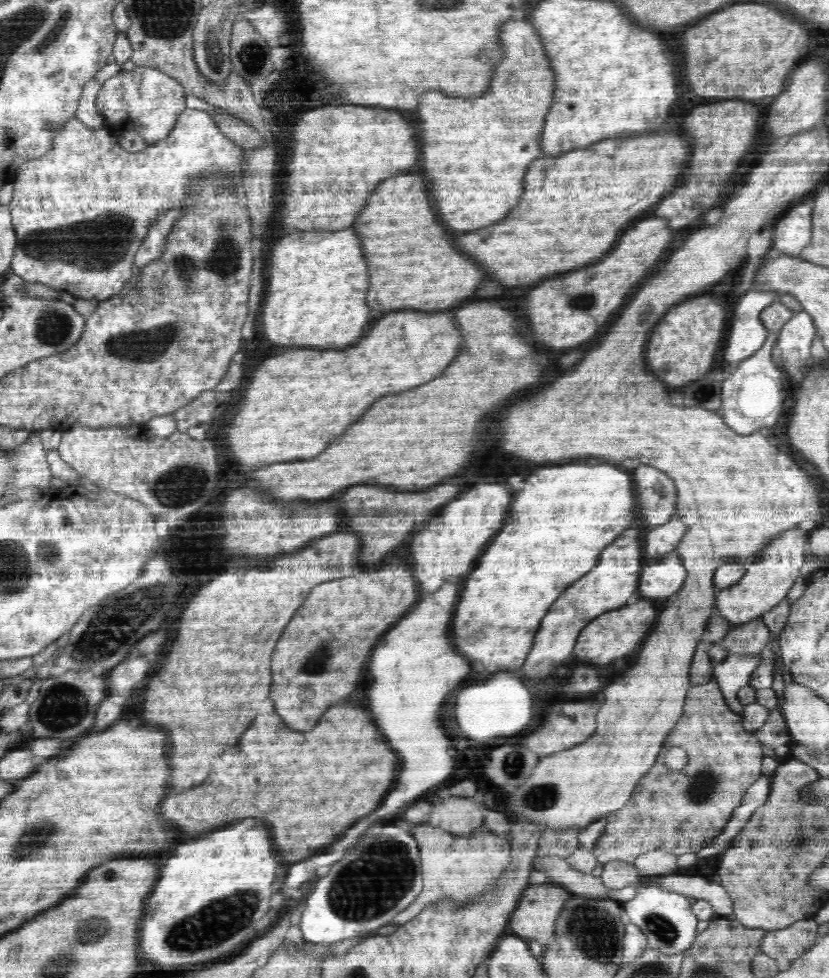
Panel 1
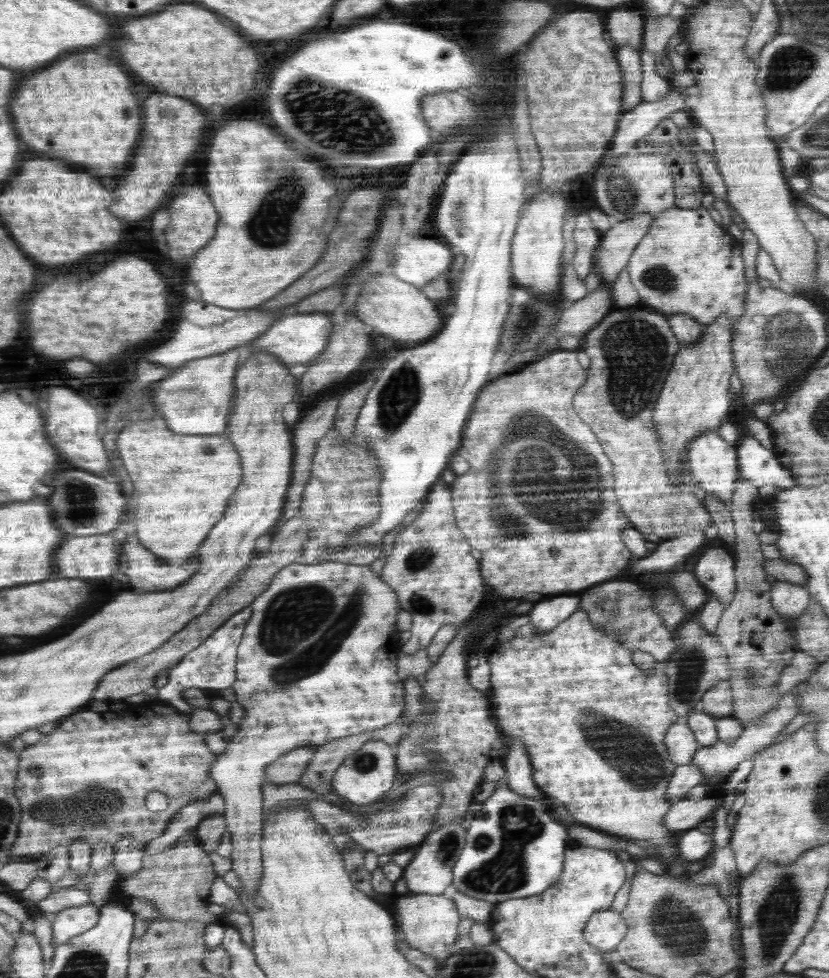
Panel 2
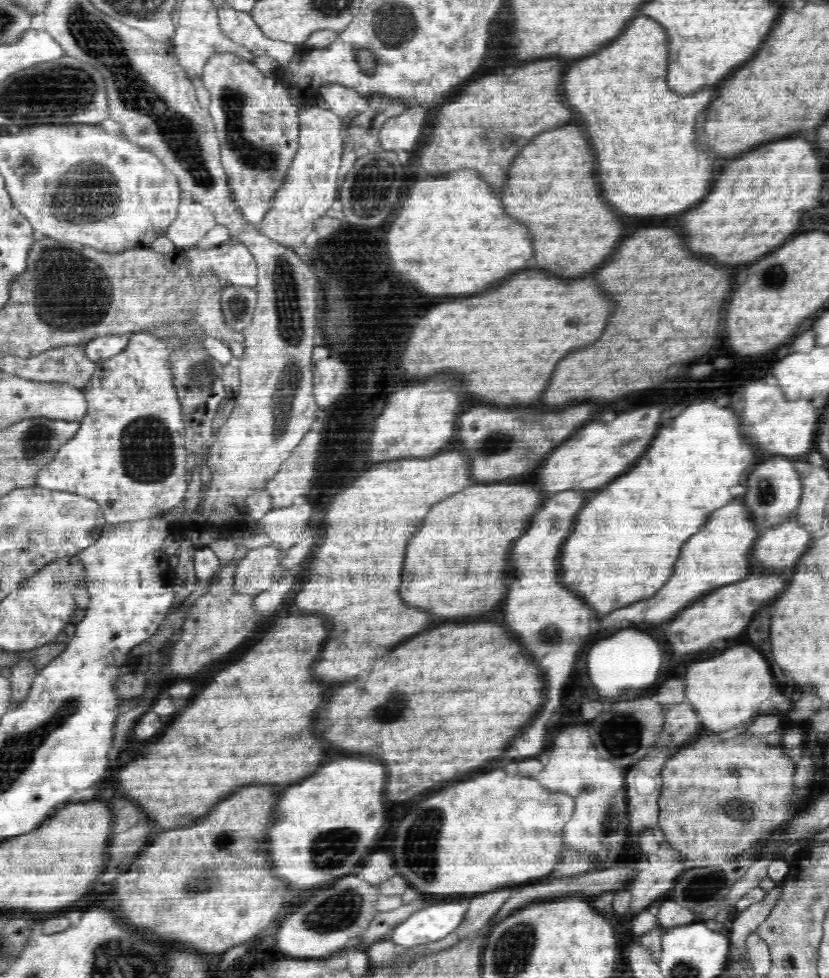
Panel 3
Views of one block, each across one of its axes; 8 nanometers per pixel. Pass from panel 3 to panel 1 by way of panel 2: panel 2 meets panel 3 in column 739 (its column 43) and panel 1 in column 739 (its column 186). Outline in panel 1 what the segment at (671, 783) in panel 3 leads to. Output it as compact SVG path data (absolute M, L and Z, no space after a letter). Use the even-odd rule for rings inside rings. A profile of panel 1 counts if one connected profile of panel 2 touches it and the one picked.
M714 676L708 683L688 690L684 714L668 734L662 752L670 746L688 750L688 766L680 772L670 772L664 764L654 764L650 768L628 806L609 816L606 831L592 850L597 862L606 864L610 860L622 860L631 864L637 856L655 850L675 857L697 854L713 838L724 834L750 785L763 777L762 745L753 732L744 728L744 716L726 704ZM688 788L692 788L692 792L688 792ZM676 796L682 796L682 808L674 808L676 814L664 814L664 808L656 808L658 804L668 804L668 800Z

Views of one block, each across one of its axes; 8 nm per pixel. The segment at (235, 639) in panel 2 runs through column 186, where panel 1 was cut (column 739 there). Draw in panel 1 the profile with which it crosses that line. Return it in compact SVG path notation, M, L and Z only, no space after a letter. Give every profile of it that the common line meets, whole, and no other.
M730 655L724 662L713 667L712 674L726 698L726 704L740 714L746 706L740 703L738 692L749 685L758 662L760 655Z

